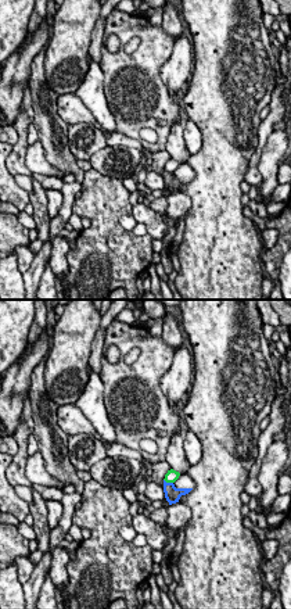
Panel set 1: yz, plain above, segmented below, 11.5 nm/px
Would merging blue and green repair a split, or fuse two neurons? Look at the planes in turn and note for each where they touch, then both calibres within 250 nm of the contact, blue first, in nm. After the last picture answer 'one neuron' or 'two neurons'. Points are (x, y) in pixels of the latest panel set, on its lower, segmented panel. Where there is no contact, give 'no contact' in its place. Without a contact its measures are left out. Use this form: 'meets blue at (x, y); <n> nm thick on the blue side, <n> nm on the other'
meets blue at (168, 483); 190 nm thick on the blue side, 140 nm on the other

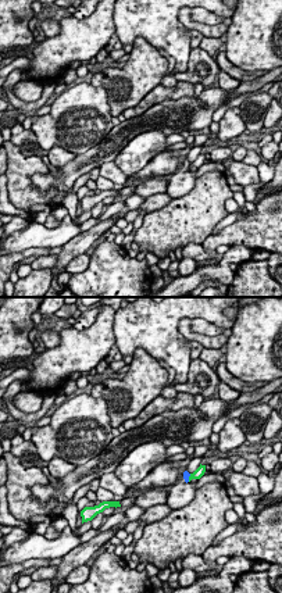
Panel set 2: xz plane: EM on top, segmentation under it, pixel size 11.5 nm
meets blue at (188, 478); 70 nm thick on the blue side, 120 nm on the other

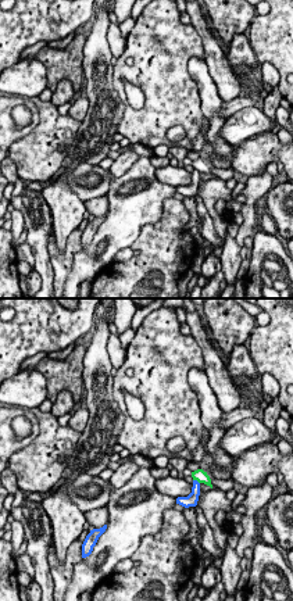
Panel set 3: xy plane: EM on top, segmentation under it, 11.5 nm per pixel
meets blue at (196, 480); 140 nm thick on the blue side, 140 nm on the other

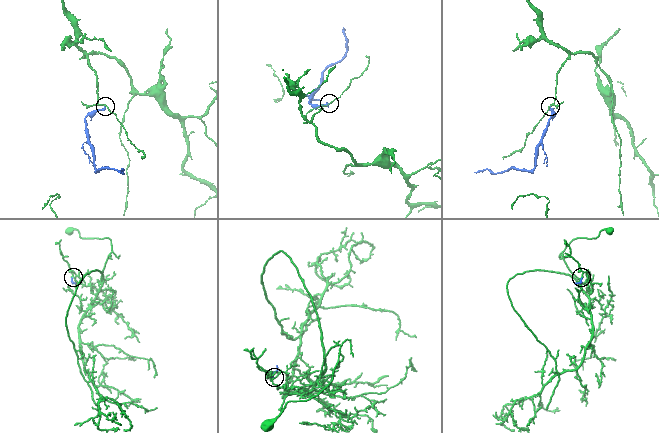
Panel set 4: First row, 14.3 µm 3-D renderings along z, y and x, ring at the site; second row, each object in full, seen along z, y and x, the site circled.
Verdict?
two neurons

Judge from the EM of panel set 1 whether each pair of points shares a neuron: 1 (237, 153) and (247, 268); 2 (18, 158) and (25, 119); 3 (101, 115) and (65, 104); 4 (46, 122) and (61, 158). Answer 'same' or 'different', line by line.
1: same
2: same
3: different
4: same

